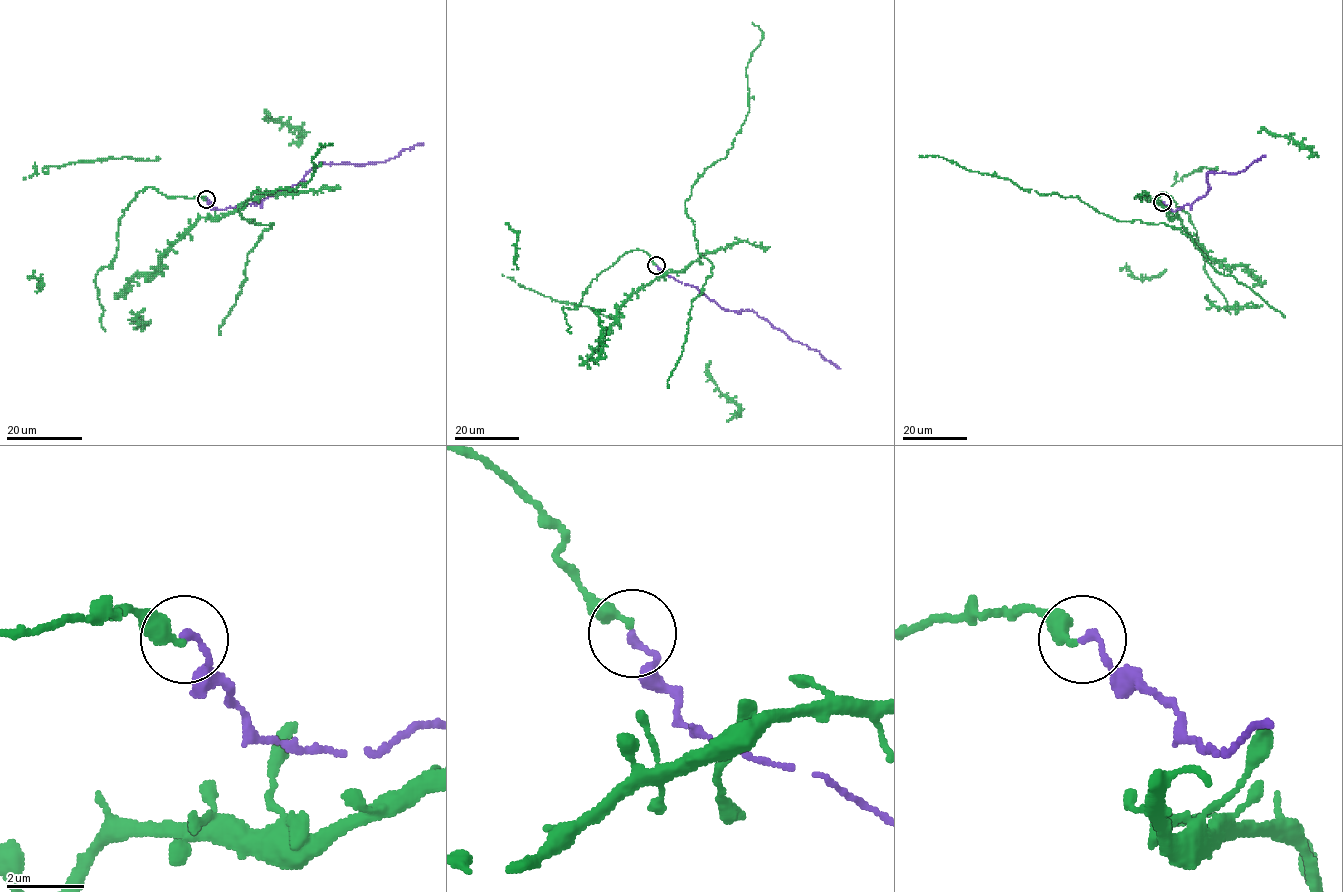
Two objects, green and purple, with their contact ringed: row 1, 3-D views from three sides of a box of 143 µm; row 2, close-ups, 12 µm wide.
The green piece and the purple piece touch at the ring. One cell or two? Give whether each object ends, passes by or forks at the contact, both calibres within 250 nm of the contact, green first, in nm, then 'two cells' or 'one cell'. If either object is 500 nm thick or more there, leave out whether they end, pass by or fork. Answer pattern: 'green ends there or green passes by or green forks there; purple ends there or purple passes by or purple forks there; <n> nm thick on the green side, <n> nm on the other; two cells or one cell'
green ends there; purple ends there; 320 nm thick on the green side, 180 nm on the other; one cell

